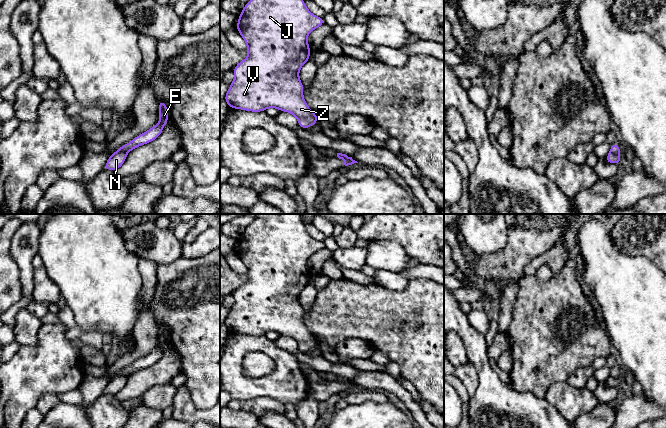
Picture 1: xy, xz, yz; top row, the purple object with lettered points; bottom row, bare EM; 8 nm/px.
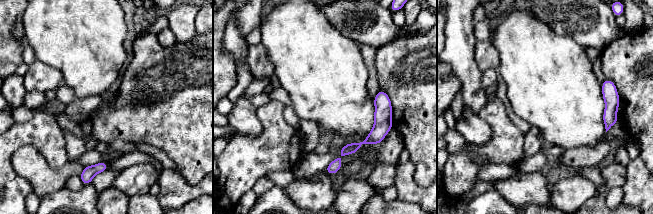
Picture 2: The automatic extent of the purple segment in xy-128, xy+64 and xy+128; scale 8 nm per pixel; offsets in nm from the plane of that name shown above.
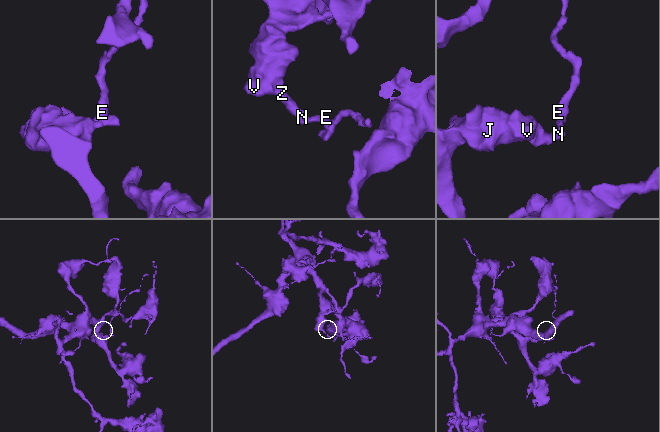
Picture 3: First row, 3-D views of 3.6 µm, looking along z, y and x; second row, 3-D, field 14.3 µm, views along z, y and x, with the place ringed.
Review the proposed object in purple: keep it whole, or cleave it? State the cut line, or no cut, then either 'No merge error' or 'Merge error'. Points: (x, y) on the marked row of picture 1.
Split along xy (118, 150), (126, 153). Merge error

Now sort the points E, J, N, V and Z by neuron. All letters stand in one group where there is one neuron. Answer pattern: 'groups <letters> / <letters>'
groups E / J N V Z

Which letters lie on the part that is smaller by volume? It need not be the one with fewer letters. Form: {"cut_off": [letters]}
{"cut_off": ["E"]}

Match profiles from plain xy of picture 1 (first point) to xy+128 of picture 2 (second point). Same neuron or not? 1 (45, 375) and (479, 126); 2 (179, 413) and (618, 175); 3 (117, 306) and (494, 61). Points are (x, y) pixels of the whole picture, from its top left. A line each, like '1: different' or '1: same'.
1: different
2: different
3: different

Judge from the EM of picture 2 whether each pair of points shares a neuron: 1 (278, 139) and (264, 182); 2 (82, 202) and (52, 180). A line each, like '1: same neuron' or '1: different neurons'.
1: different neurons
2: different neurons

